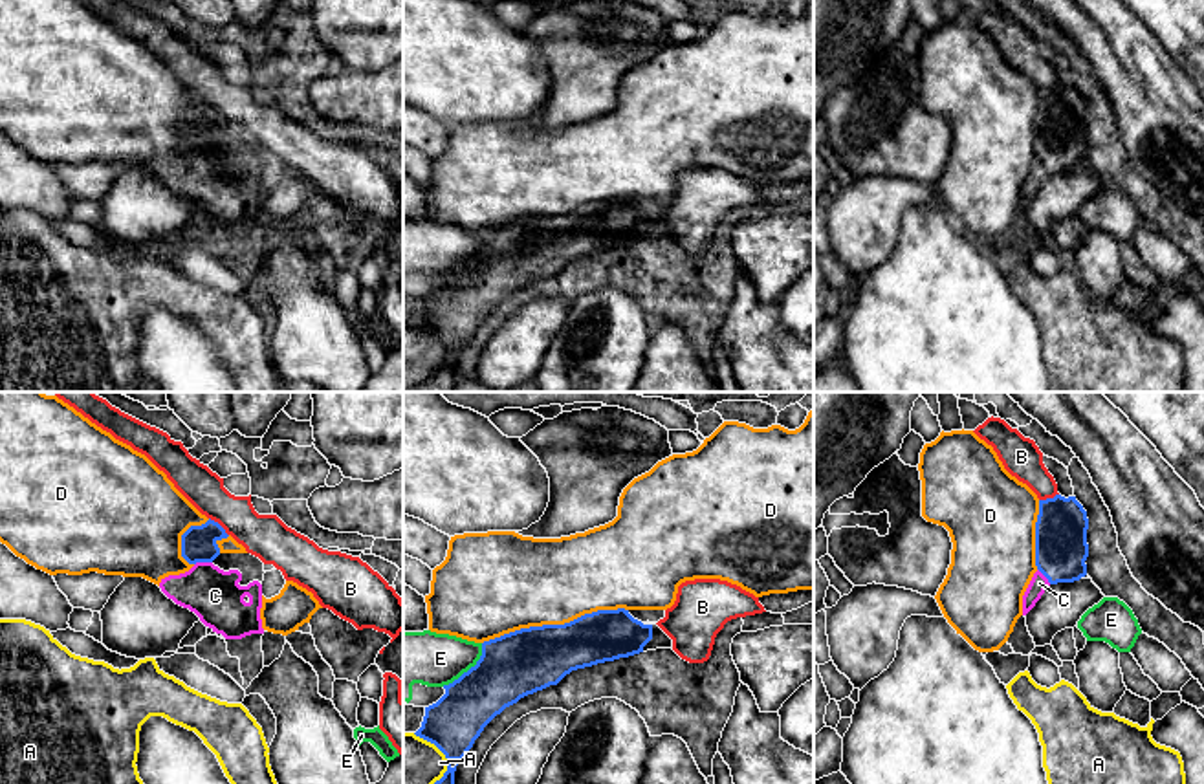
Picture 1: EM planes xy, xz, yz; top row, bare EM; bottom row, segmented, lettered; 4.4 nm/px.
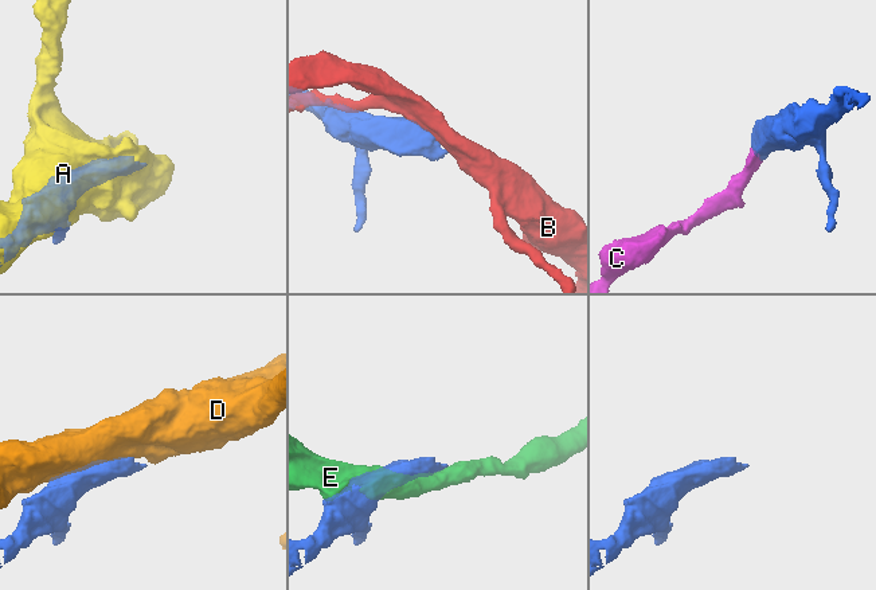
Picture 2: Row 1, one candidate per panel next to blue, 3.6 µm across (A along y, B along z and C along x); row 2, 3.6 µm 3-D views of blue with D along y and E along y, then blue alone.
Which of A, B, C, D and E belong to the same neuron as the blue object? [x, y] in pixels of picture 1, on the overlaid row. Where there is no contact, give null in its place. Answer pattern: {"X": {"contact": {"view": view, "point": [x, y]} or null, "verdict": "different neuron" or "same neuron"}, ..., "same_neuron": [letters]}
{"A": {"contact": {"view": "xz", "point": [442, 751]}, "verdict": "different neuron"}, "B": {"contact": {"view": "xy", "point": [220, 526]}, "verdict": "different neuron"}, "C": {"contact": {"view": "xy", "point": [202, 561]}, "verdict": "same neuron"}, "D": {"contact": {"view": "xz", "point": [554, 625]}, "verdict": "different neuron"}, "E": {"contact": {"view": "xz", "point": [470, 669]}, "verdict": "different neuron"}, "same_neuron": ["C"]}

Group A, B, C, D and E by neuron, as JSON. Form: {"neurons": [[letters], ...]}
{"neurons": [["A"], ["B"], ["C"], ["D"], ["E"]]}

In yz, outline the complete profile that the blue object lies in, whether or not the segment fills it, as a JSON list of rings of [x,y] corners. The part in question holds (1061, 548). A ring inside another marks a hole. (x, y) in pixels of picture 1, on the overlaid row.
[[[1076,496],[1039,500],[1035,522],[1035,566],[1024,595],[1023,615],[1041,599],[1050,584],[1074,583],[1087,575],[1089,518]]]

